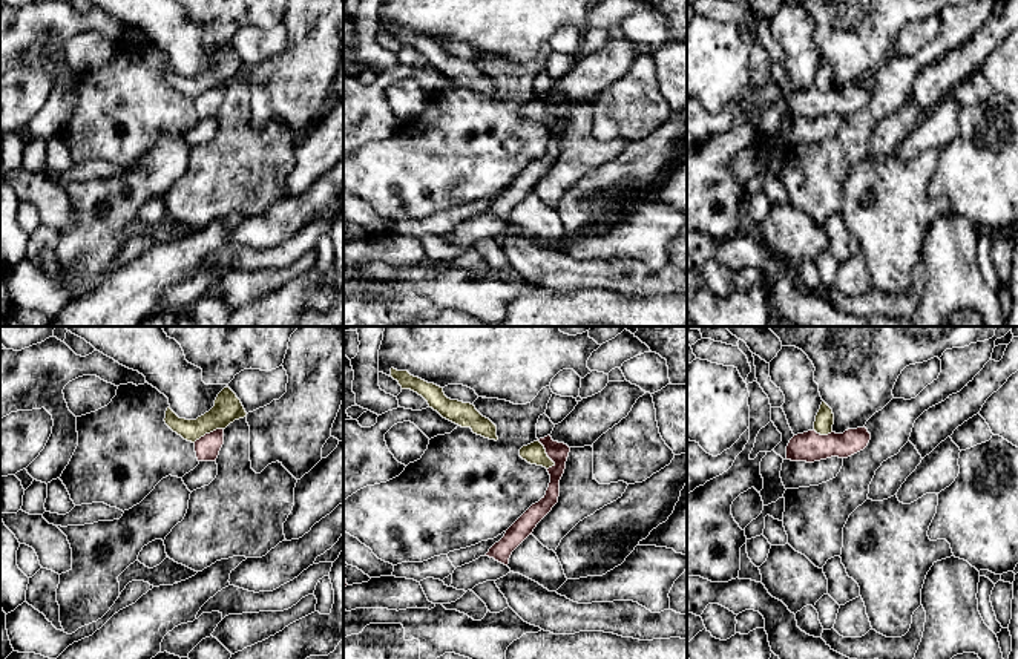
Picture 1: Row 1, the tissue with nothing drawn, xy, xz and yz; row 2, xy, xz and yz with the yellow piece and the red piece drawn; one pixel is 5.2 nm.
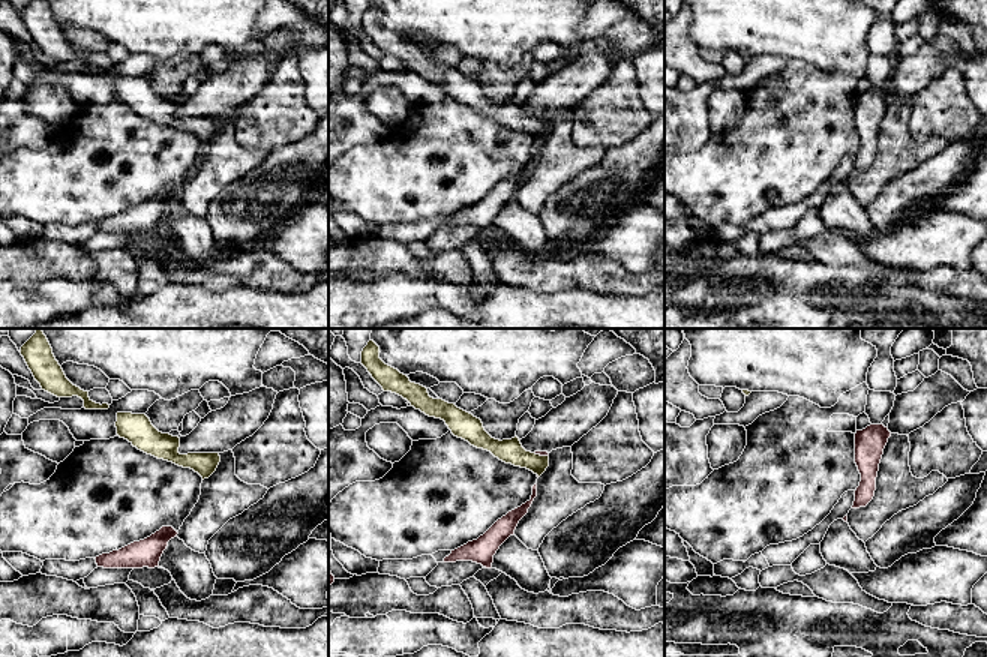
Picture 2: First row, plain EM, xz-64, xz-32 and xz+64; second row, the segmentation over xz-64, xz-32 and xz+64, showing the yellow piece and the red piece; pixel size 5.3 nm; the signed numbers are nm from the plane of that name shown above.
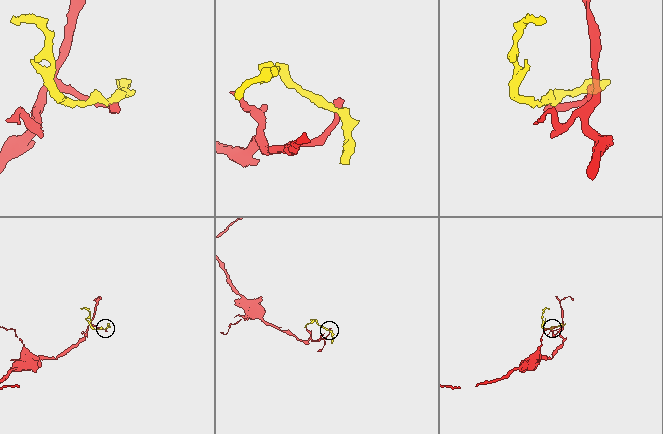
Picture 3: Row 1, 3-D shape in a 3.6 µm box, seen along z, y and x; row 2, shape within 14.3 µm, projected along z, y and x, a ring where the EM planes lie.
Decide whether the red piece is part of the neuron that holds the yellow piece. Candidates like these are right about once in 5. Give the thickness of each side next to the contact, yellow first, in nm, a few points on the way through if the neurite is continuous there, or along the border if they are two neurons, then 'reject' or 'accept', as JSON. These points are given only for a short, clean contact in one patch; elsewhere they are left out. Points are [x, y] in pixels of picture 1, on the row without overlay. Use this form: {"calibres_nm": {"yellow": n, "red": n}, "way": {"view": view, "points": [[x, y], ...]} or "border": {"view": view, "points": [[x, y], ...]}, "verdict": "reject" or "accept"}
{"calibres_nm": {"yellow": 110, "red": 110}, "border": {"view": "xz", "points": [[537, 97], [554, 123]]}, "verdict": "reject"}

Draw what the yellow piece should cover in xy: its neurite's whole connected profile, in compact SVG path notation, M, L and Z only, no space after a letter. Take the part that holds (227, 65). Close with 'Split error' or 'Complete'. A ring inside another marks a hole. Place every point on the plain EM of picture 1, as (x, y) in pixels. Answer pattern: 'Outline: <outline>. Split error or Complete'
Outline: M227 43L218 51L215 63L196 77L179 75L169 63L164 78L173 89L181 92L184 97L195 100L205 90L210 90L216 86L225 86L235 77L244 74L247 74L247 69L241 57Z. Complete

